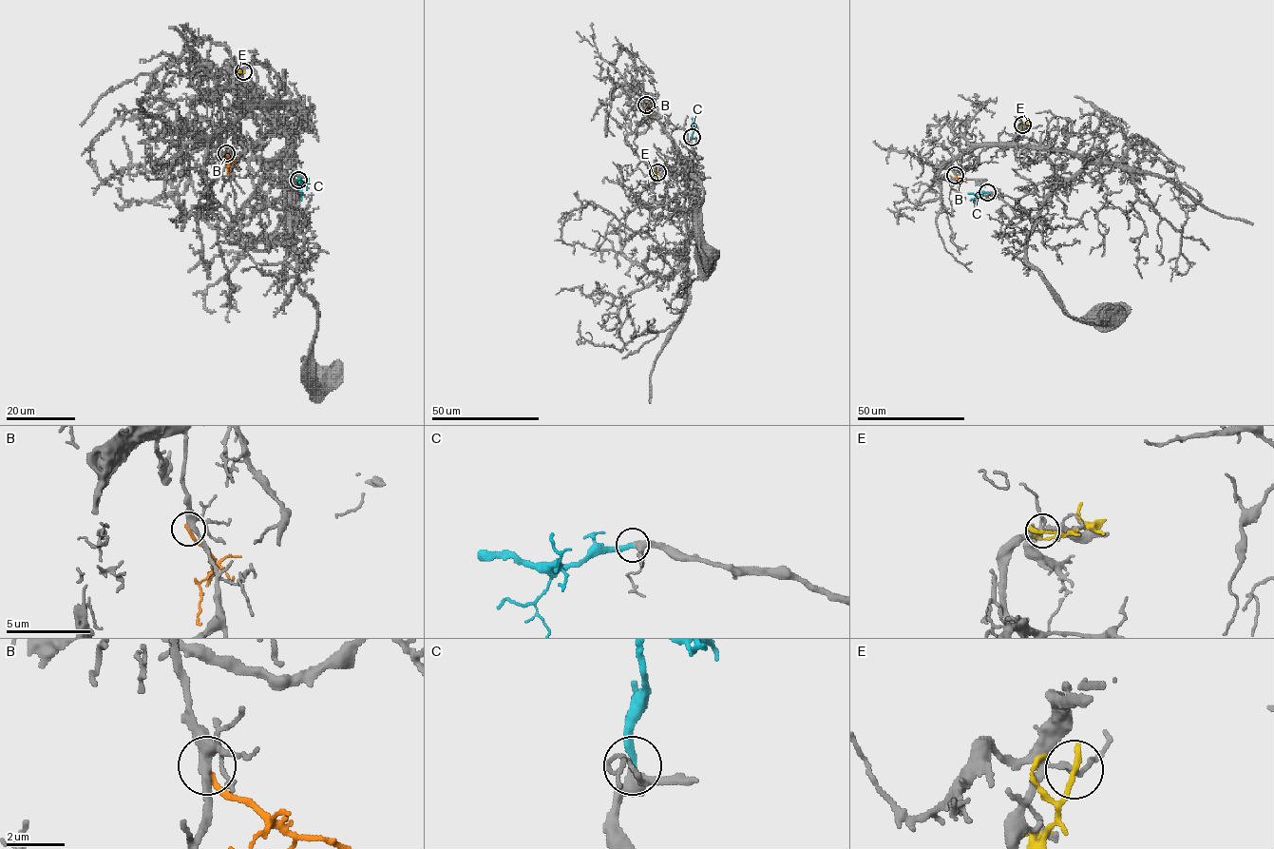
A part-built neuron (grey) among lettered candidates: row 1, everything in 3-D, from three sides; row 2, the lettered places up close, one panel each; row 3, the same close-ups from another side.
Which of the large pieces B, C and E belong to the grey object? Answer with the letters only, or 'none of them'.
C

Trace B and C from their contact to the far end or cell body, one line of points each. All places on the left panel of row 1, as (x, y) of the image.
B: (226, 153), (230, 162), (229, 172)
C: (299, 180), (301, 200)

